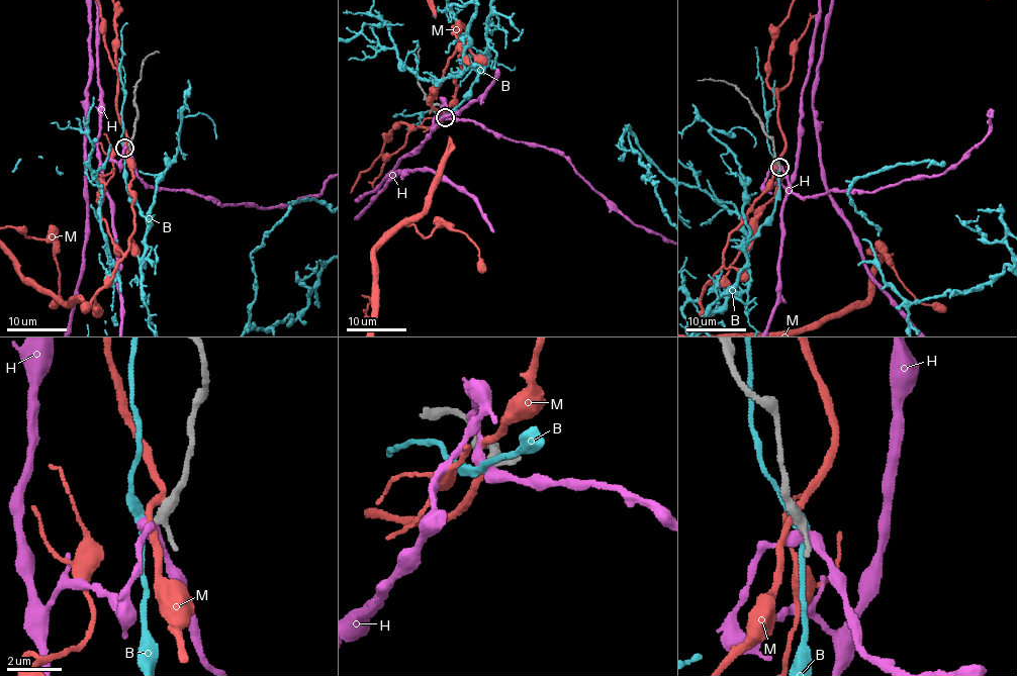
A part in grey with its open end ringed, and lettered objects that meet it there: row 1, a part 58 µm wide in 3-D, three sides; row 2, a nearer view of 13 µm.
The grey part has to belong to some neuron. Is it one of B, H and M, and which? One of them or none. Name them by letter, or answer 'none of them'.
B

